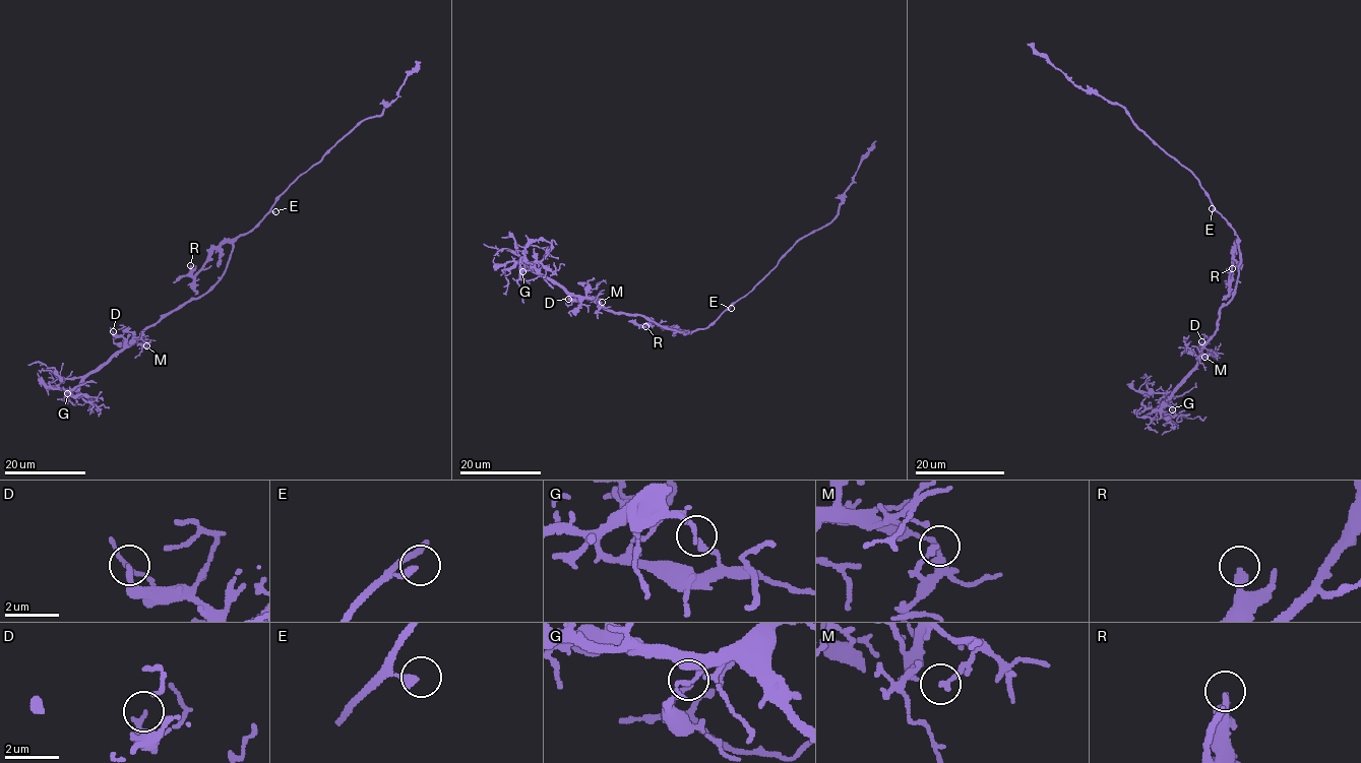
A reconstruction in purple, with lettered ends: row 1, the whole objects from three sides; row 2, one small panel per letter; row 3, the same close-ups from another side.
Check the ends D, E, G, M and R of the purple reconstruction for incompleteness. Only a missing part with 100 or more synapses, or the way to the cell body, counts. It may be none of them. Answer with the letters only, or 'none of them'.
none of them

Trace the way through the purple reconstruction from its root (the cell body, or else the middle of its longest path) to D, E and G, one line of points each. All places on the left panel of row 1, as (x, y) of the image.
D: (239, 237), (234, 242), (226, 271), (204, 294), (165, 314), (135, 339), (128, 341), (113, 331)
E: (239, 237), (250, 232), (270, 211), (275, 211)
G: (239, 237), (234, 242), (226, 271), (204, 294), (165, 314), (131, 343), (93, 370), (64, 399), (67, 393)

